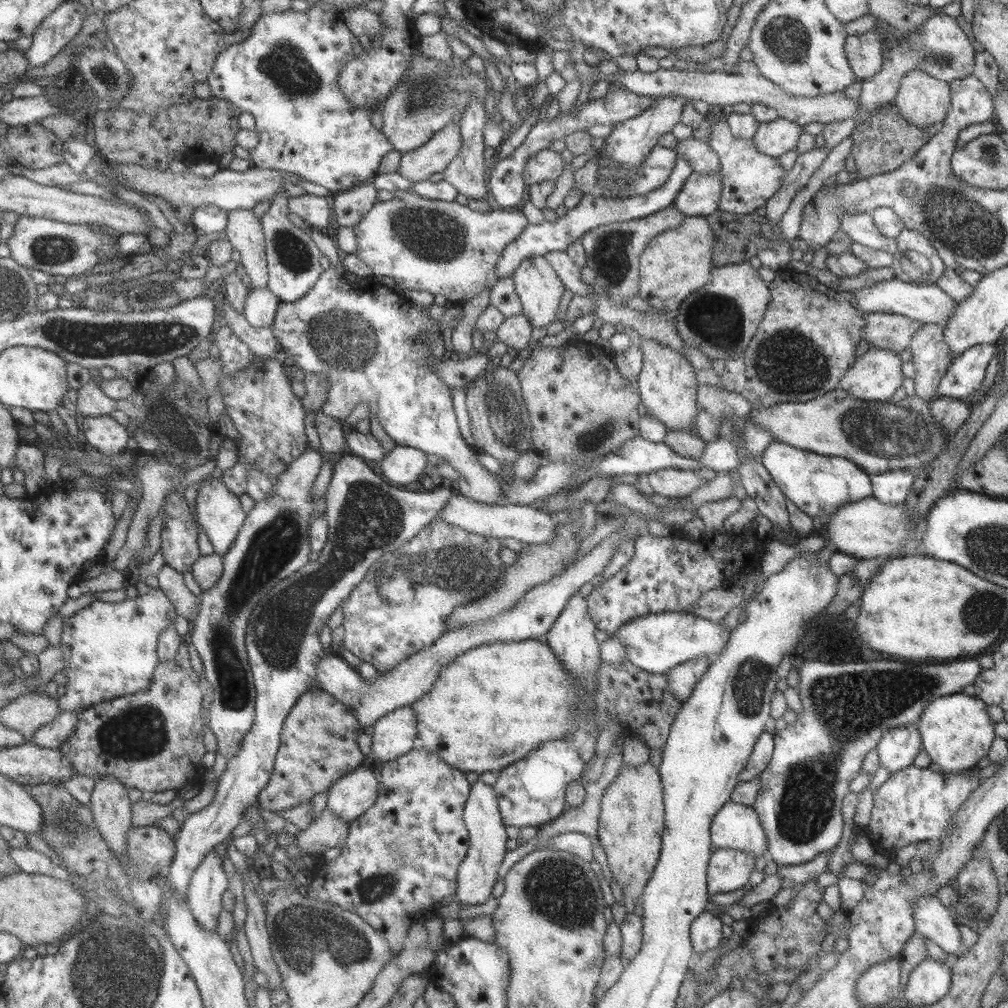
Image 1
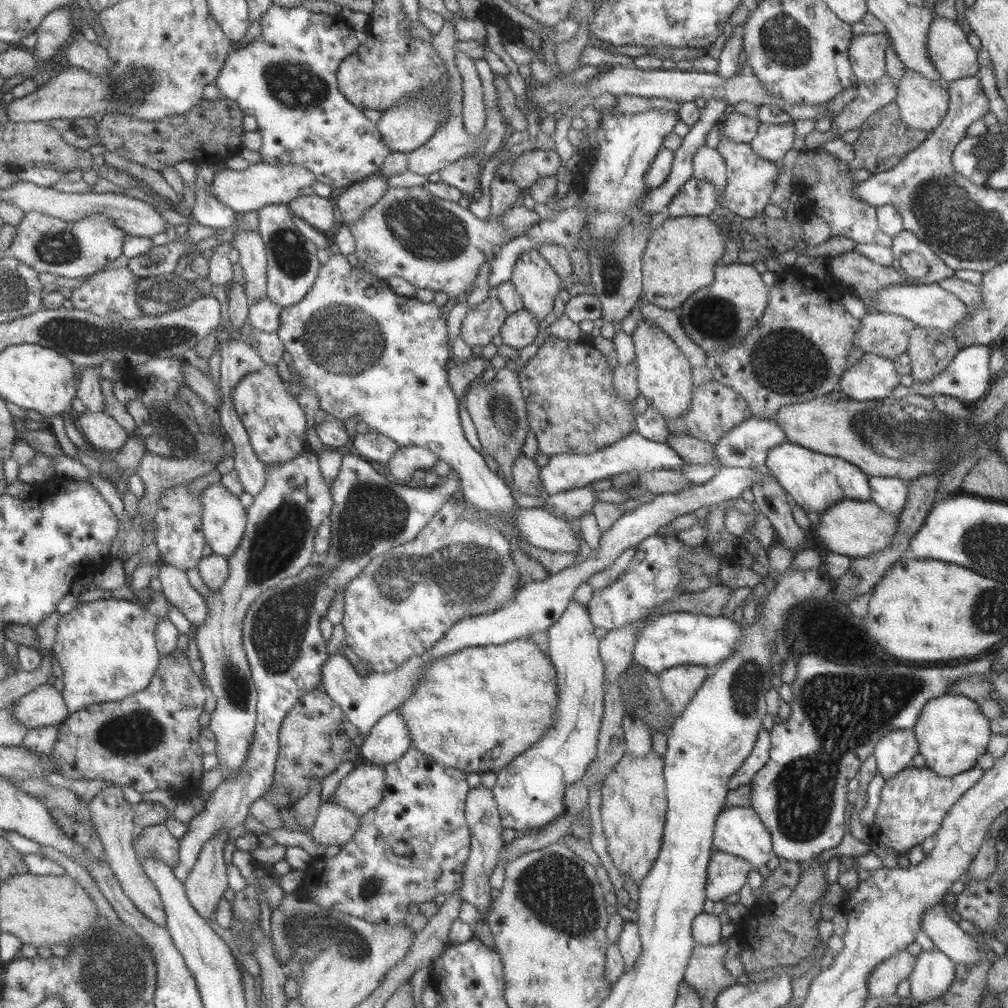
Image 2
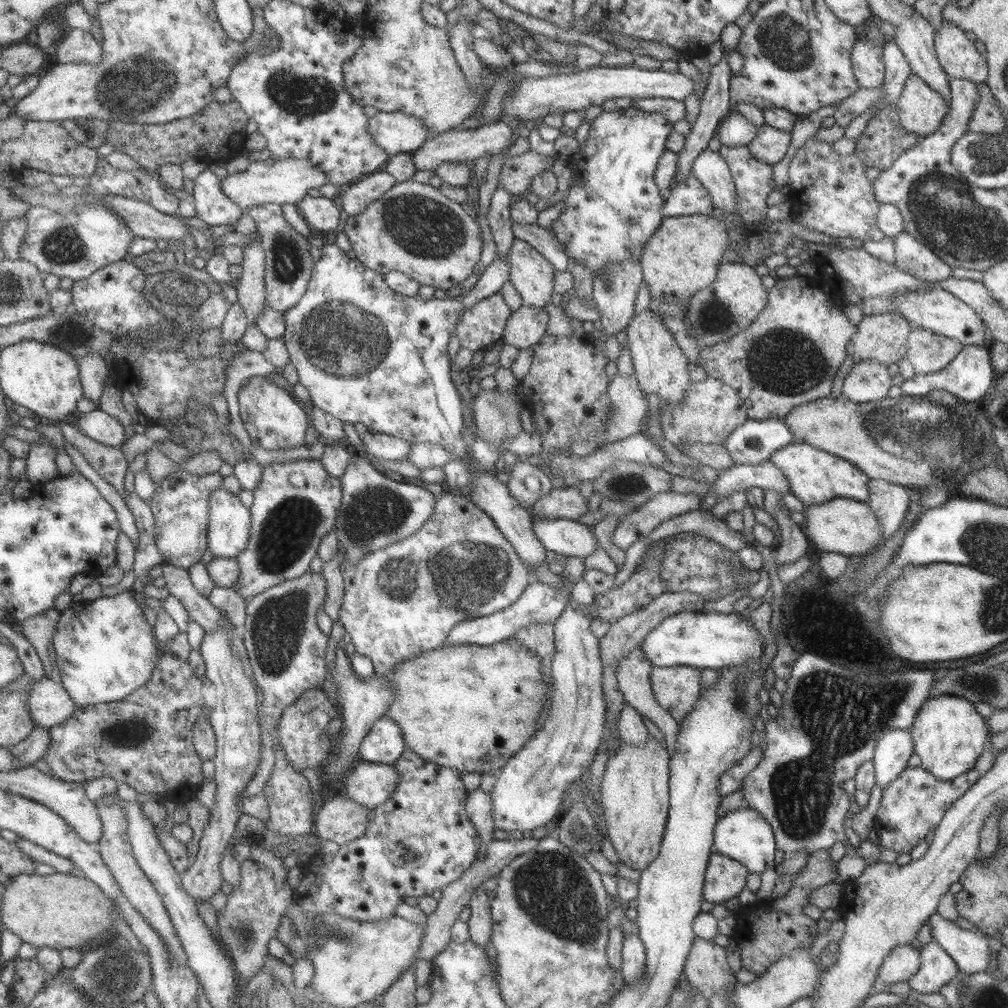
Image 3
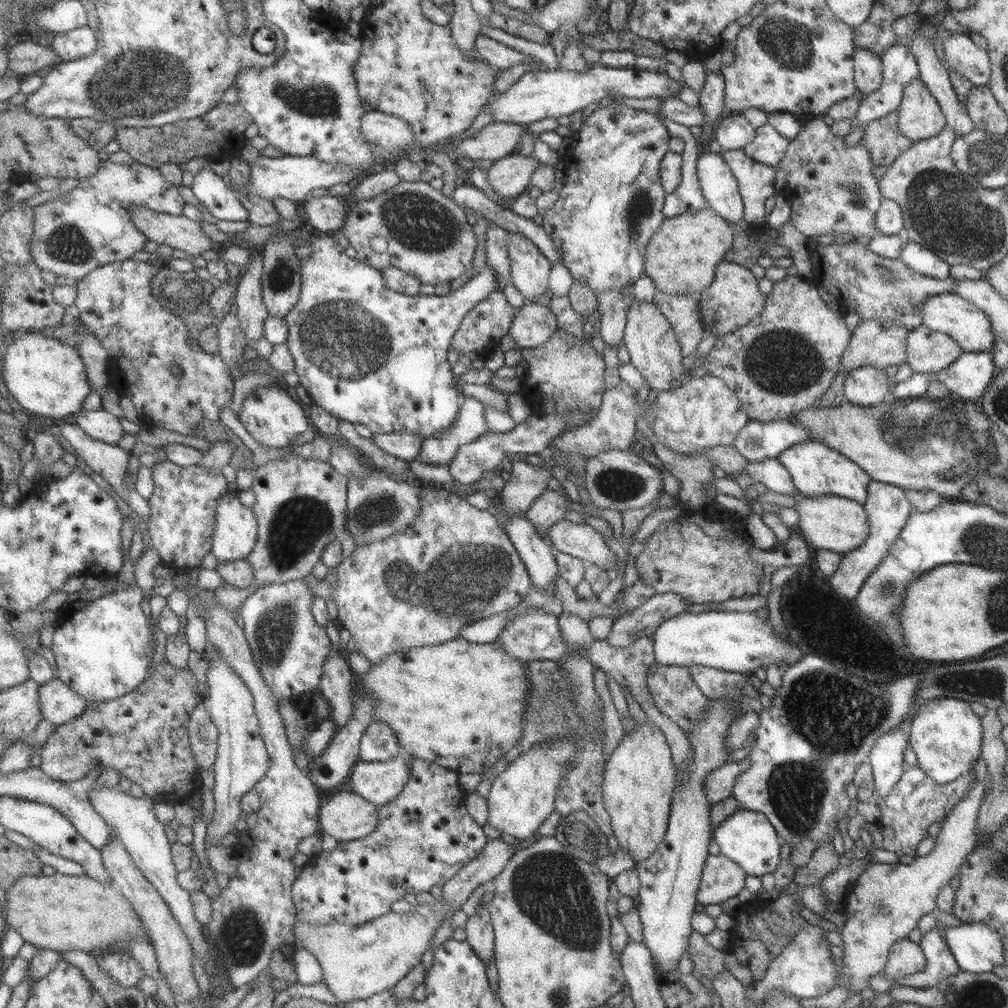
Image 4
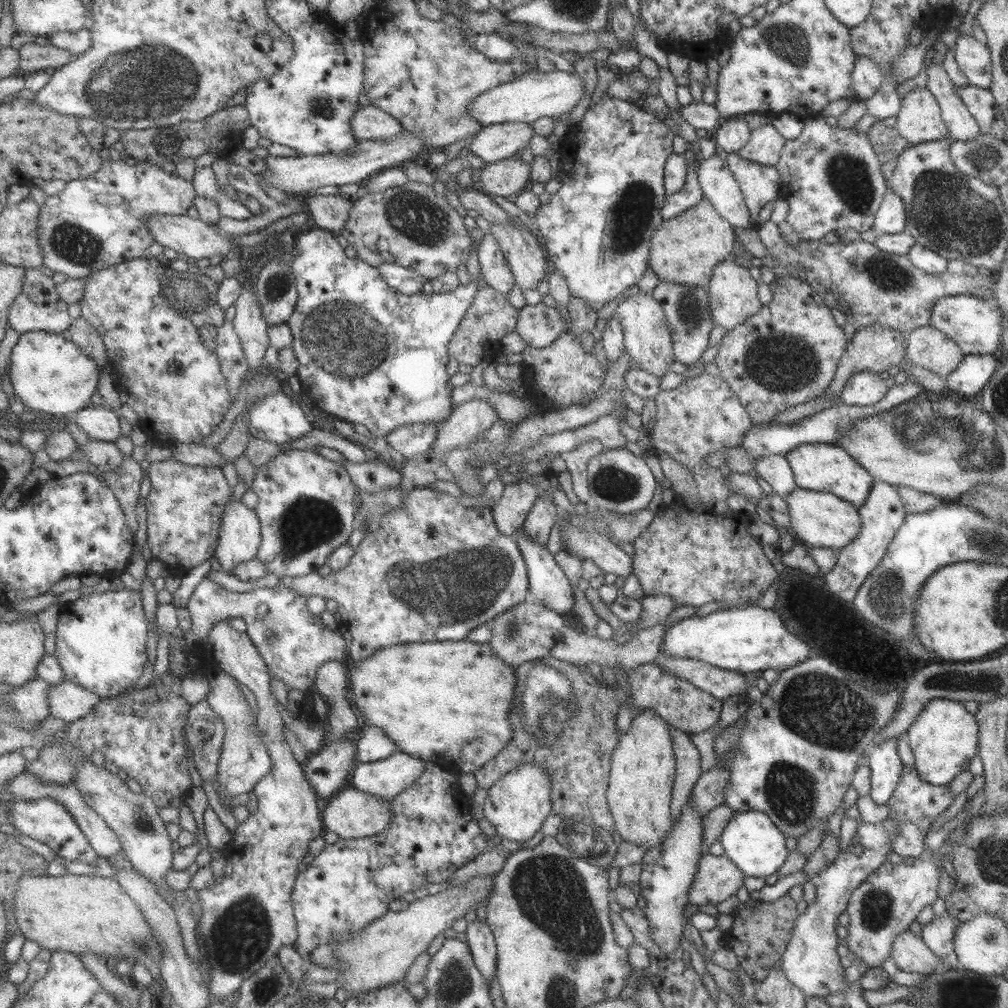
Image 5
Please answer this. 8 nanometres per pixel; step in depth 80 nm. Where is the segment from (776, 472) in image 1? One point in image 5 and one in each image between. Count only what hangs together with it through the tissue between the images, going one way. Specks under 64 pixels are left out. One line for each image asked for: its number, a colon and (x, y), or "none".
2: (814, 481)
3: (813, 476)
4: (815, 470)
5: (823, 467)

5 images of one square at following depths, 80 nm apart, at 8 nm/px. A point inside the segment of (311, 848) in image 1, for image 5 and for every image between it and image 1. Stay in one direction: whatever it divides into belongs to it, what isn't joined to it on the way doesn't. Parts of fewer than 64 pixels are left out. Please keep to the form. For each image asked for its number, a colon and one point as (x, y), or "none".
2: (334, 826)
3: (339, 819)
4: (345, 816)
5: (350, 814)

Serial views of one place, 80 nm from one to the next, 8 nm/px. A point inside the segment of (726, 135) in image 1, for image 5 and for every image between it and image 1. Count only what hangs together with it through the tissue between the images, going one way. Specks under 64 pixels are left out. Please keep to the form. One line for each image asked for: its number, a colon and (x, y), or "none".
2: (750, 179)
3: (753, 181)
4: (754, 180)
5: (759, 184)

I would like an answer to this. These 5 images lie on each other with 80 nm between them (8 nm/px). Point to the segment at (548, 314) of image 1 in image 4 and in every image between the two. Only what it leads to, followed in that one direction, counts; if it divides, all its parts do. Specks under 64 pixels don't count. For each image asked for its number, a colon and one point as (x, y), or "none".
2: (537, 284)
3: (531, 275)
4: (529, 270)

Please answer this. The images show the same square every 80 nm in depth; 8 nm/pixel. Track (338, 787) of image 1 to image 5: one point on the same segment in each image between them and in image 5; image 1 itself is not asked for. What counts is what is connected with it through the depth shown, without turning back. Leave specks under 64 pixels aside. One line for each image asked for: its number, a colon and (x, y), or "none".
2: (360, 790)
3: (368, 784)
4: (377, 783)
5: (385, 778)

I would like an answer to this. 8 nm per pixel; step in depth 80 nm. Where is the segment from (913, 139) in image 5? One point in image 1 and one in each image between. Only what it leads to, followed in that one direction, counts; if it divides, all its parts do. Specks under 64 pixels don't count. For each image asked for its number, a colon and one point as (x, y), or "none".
1: (921, 99)
2: (922, 102)
3: (920, 109)
4: (919, 116)

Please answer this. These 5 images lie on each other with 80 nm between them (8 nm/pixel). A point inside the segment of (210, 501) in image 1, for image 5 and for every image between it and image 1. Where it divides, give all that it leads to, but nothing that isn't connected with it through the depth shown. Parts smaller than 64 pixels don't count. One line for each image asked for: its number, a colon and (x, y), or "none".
2: (223, 518)
3: (228, 521)
4: (234, 531)
5: (239, 537)

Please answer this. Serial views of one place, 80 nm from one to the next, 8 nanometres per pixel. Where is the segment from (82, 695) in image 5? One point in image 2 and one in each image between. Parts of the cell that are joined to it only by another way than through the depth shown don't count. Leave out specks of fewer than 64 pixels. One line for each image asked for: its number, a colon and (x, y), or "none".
2: (43, 706)
3: (48, 704)
4: (57, 704)

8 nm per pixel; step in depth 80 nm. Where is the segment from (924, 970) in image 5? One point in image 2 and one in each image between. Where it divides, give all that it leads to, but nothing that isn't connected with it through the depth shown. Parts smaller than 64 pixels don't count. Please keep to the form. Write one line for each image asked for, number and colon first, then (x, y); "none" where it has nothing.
2: (883, 979)
3: (903, 961)
4: (905, 957)

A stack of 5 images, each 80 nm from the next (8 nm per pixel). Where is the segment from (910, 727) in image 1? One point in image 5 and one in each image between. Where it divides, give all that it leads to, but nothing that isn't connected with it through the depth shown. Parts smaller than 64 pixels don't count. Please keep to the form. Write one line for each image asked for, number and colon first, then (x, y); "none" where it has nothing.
2: (893, 752)
3: (891, 751)
4: (886, 756)
5: (885, 766)

